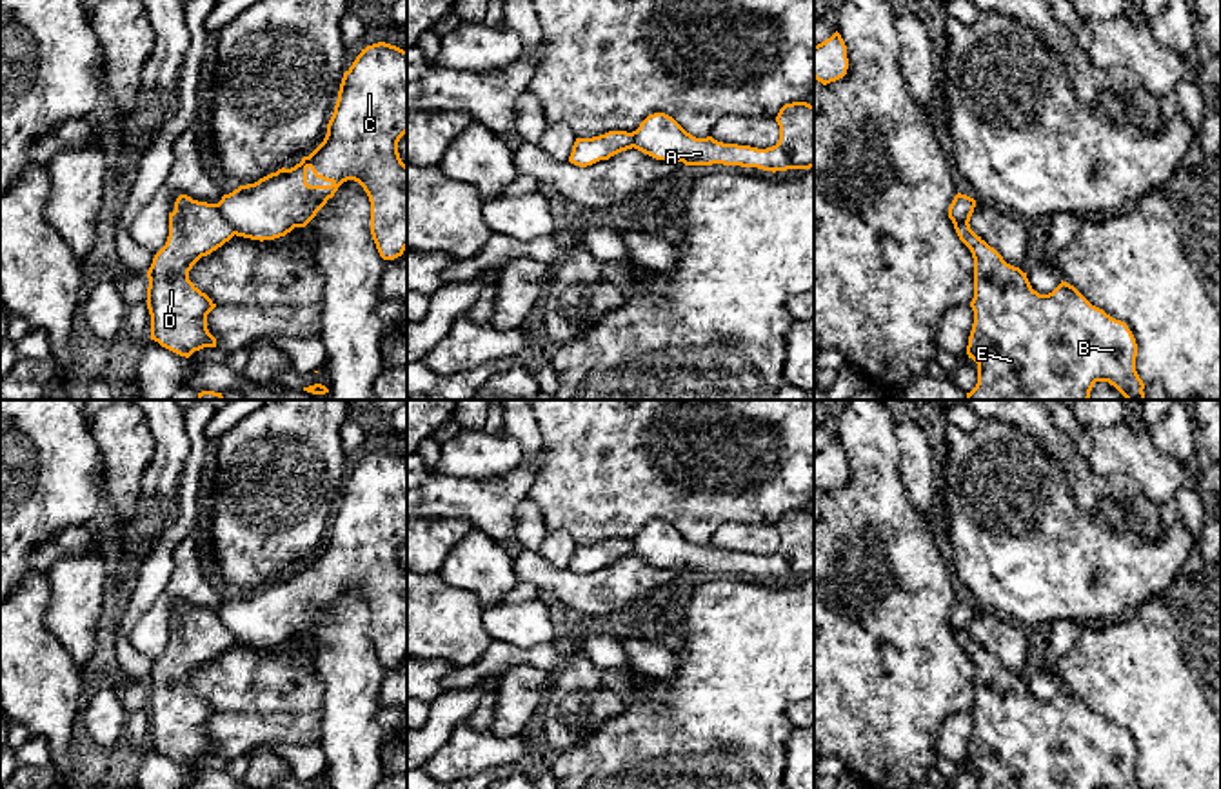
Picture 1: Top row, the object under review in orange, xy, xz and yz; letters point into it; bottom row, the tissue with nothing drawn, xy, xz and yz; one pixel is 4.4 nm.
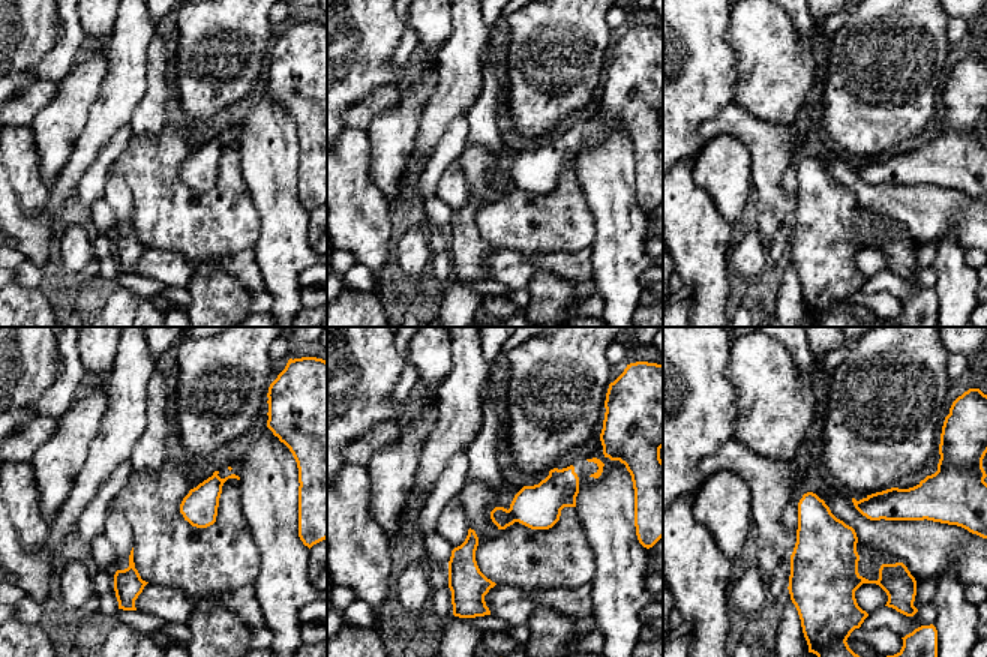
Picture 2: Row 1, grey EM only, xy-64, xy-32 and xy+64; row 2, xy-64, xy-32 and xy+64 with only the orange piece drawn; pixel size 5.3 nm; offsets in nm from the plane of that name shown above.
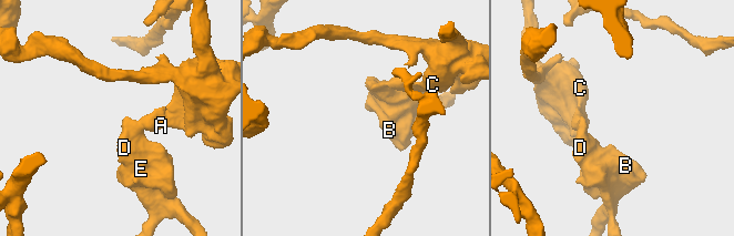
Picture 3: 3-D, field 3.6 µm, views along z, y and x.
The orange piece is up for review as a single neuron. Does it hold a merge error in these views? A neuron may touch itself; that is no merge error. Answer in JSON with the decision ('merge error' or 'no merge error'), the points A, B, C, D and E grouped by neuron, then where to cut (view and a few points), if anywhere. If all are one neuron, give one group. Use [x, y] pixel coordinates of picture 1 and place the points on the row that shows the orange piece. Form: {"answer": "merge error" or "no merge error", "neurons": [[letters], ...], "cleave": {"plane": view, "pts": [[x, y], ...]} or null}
{"answer": "merge error", "neurons": [["A", "C"], ["B", "D", "E"]], "cleave": {"plane": "xy", "pts": [[215, 204], [235, 233]]}}

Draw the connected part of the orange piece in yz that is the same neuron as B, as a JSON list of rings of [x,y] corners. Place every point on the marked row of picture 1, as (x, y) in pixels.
[[[958,224],[959,240],[974,258],[974,324],[967,355],[978,364],[978,384],[967,400],[1088,400],[1096,382],[1108,382],[1127,400],[1145,400],[1145,384],[1136,371],[1137,344],[1121,320],[1092,305],[1074,285],[1061,284],[1048,295],[1032,289],[1027,273],[1003,260],[1003,256],[978,236],[970,224]]]

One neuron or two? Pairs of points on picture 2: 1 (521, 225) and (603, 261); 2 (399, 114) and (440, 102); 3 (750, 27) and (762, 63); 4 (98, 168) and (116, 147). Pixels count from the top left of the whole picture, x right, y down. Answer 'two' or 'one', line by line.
1: two
2: two
3: one
4: one

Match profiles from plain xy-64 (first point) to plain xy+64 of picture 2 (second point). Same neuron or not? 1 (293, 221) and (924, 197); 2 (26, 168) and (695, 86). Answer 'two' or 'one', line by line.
1: two
2: two

